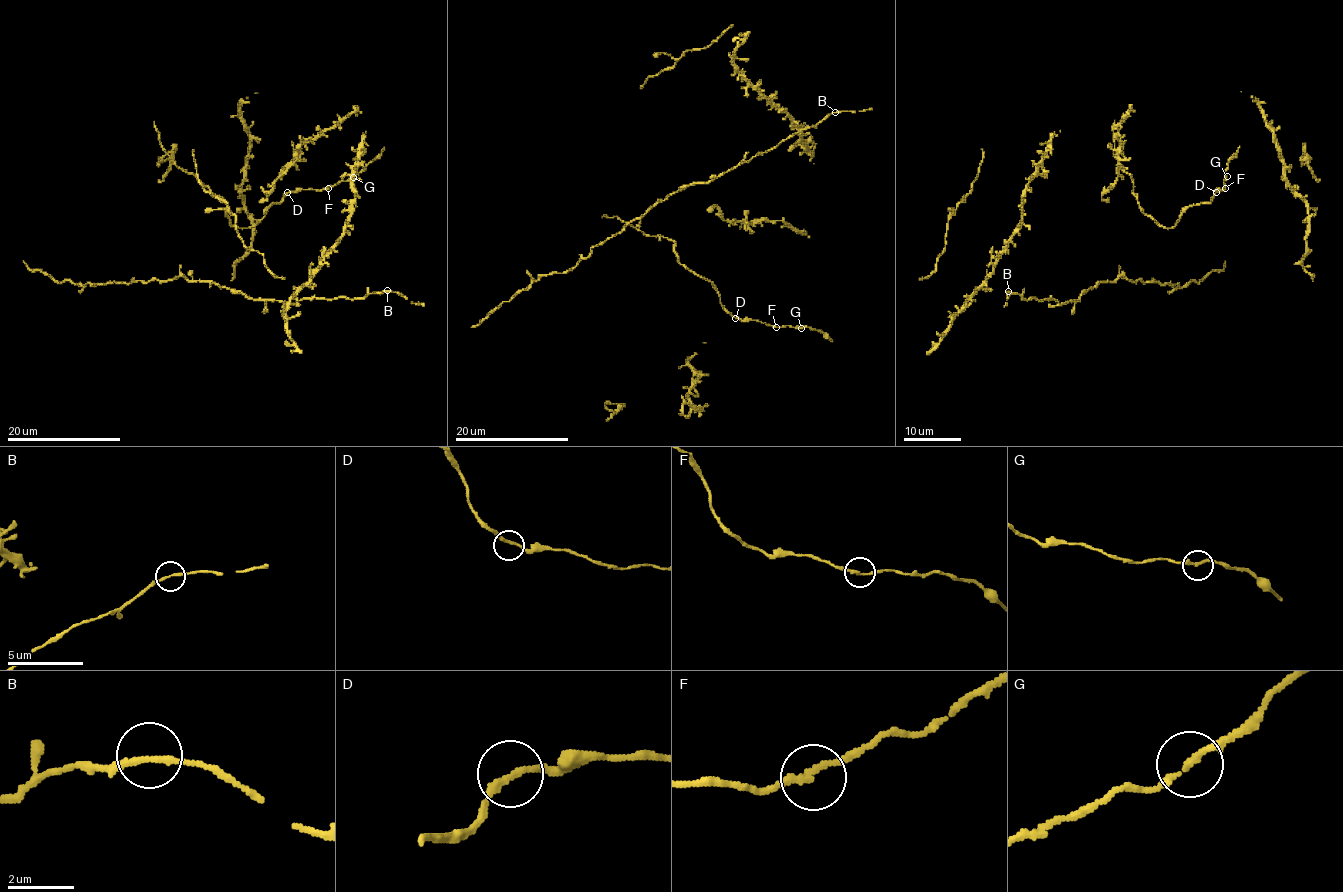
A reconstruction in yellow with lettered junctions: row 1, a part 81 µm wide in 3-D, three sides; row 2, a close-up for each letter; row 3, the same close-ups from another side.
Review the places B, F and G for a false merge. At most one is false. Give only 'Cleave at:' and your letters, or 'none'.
Cleave at: none

